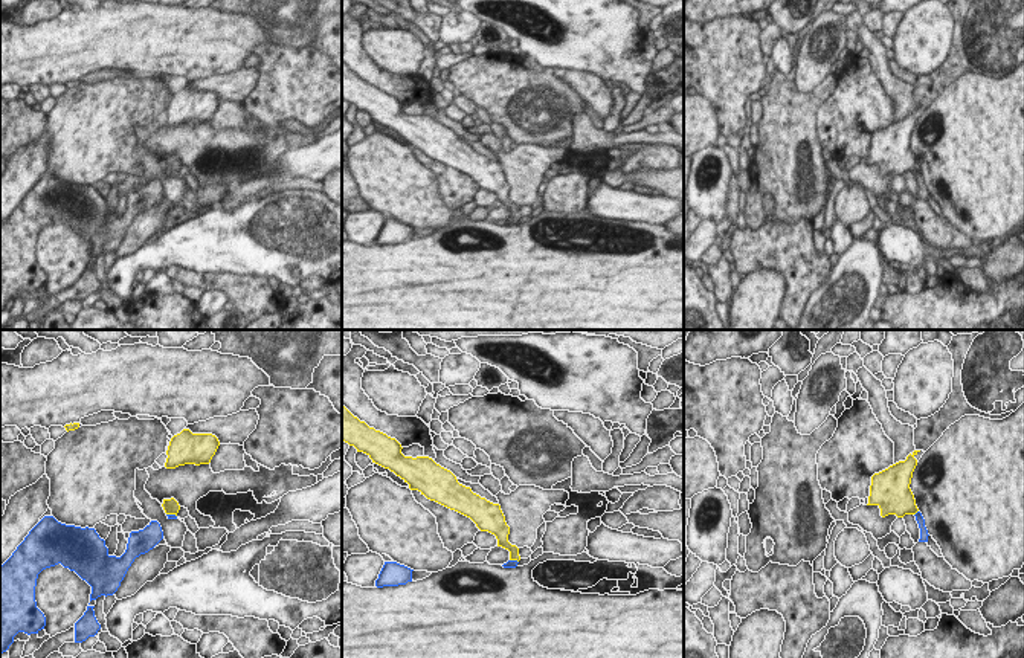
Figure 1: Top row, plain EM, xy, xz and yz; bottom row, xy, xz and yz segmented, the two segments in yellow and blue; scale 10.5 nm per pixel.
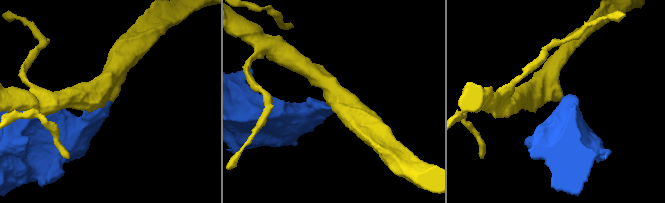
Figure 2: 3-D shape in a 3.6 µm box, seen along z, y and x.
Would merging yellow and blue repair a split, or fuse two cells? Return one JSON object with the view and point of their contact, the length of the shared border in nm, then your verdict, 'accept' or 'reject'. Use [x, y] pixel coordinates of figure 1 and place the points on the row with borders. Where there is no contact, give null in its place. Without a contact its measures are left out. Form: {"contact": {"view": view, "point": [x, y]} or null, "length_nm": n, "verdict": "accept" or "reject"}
{"contact": {"view": "yz", "point": [916, 512]}, "length_nm": 70, "verdict": "accept"}

